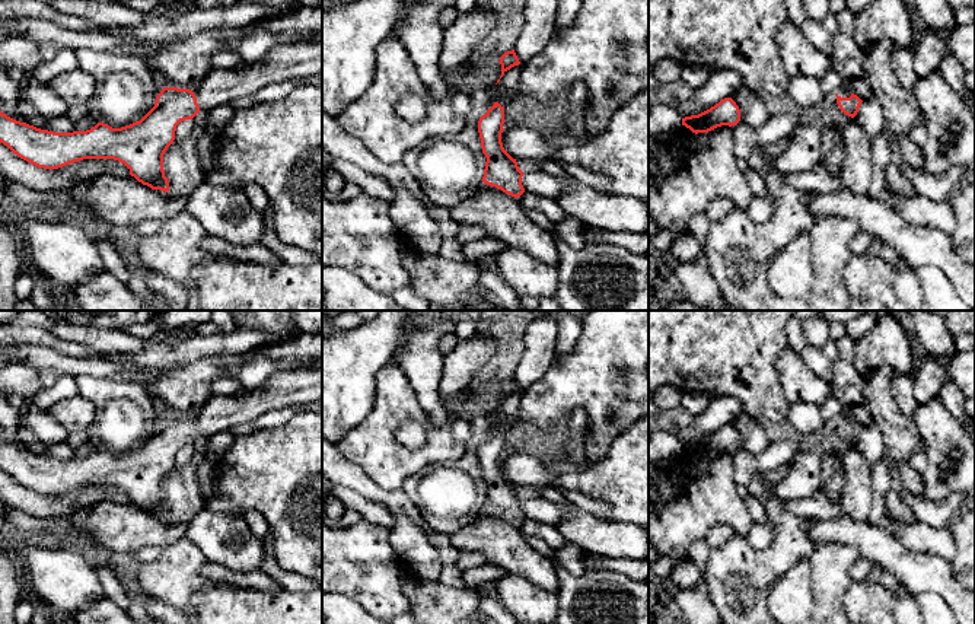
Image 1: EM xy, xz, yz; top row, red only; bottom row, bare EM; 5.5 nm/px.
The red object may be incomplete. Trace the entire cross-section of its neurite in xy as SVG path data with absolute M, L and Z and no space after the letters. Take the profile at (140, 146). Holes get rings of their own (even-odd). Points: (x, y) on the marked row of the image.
M322 44L280 45L271 50L264 60L245 64L239 71L210 71L194 92L163 87L156 96L154 106L140 121L121 128L98 122L86 131L54 133L16 121L0 111L0 143L20 159L44 169L58 169L83 159L114 159L124 163L130 169L130 175L143 185L168 192L169 181L163 171L163 155L173 143L176 125L181 121L192 120L200 111L229 105L236 98L255 95L270 83L302 80L318 74L322 74Z

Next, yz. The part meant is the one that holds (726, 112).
M724 98L710 109L682 118L682 125L692 133L708 133L721 125L736 125L740 121L740 109L732 98Z

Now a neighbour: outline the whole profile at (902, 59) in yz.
M895 47L892 51L892 70L898 82L907 90L912 90L917 83L917 73L914 70L914 48Z

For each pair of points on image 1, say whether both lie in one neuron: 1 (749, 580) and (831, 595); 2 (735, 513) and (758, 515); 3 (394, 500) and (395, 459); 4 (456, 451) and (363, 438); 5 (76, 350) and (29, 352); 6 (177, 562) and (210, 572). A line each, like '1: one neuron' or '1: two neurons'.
1: one neuron
2: two neurons
3: two neurons
4: one neuron
5: two neurons
6: two neurons

